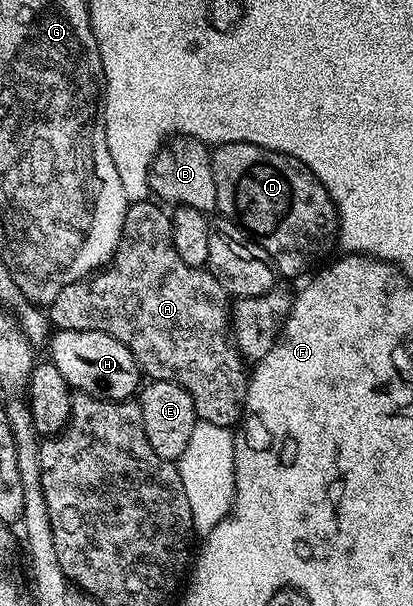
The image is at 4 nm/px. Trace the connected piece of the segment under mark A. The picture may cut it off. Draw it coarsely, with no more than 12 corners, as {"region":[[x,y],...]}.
{"region":[[128,205],[111,261],[49,303],[100,330],[198,421],[238,427],[249,366],[229,295],[171,214]]}

